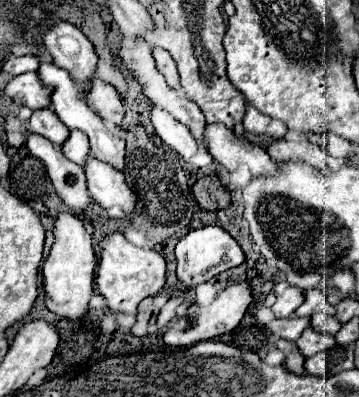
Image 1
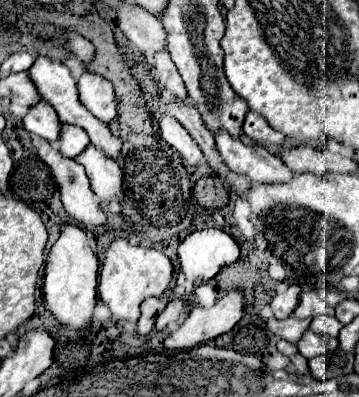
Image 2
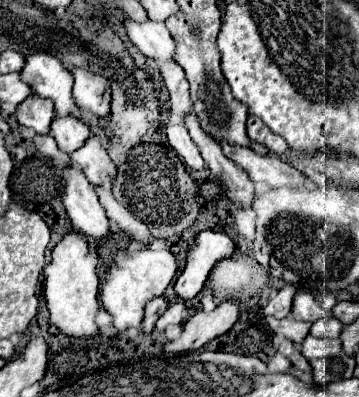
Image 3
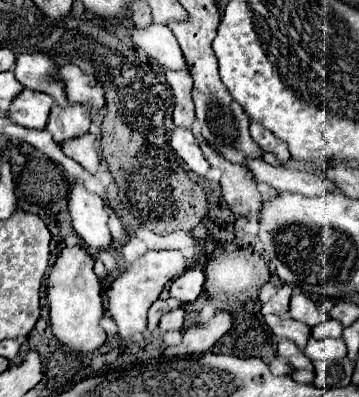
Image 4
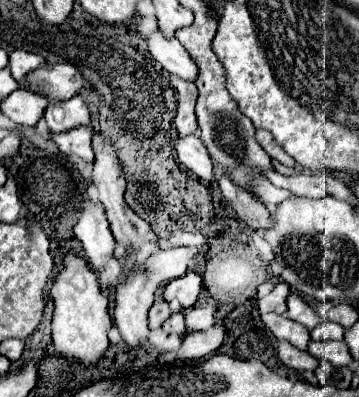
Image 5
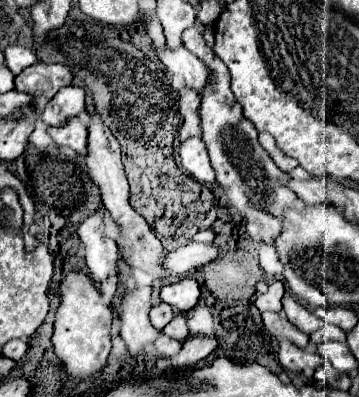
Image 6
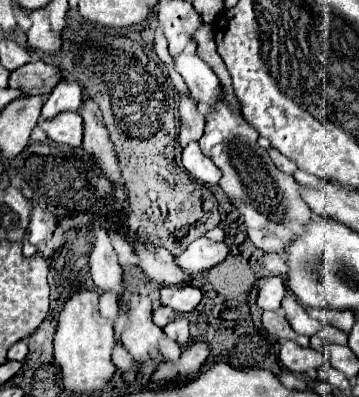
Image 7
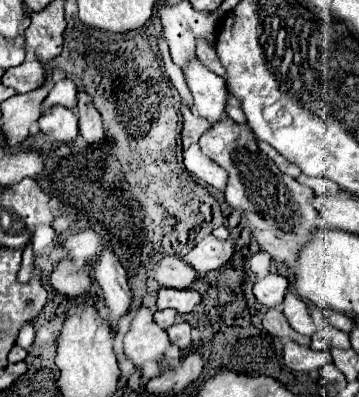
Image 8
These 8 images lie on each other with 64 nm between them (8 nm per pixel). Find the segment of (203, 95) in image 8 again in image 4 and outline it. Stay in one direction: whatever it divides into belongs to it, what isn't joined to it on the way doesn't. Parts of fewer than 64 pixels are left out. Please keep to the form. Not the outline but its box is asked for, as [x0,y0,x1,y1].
[132,24,188,70]

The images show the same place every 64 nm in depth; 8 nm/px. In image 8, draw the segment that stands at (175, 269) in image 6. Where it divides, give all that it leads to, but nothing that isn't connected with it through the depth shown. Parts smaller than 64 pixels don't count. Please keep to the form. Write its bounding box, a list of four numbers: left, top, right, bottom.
[182,234,234,274]

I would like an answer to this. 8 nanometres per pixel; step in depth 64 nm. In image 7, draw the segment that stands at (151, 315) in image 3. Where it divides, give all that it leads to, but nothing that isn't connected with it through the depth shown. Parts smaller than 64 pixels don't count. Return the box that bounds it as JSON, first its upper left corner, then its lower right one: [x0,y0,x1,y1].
[152,306,176,328]

